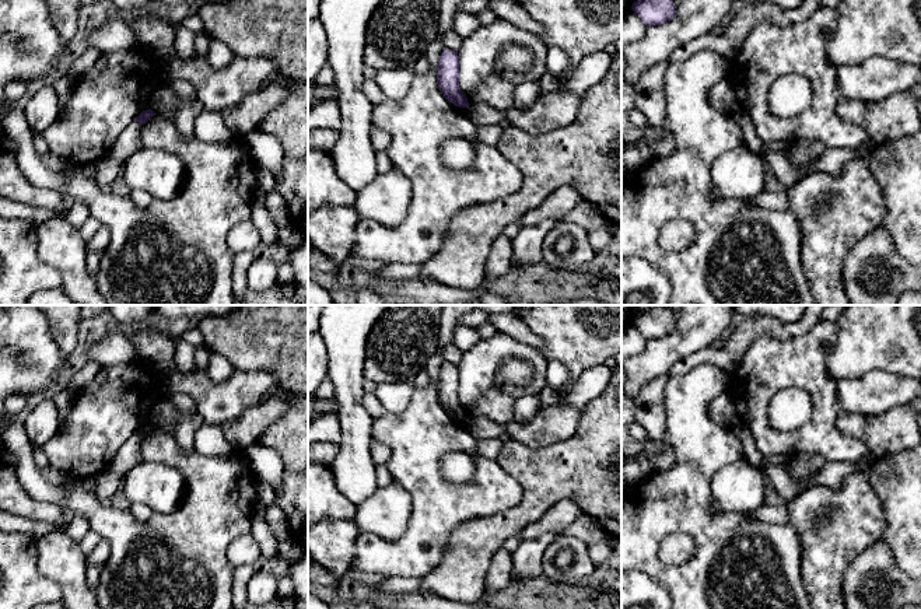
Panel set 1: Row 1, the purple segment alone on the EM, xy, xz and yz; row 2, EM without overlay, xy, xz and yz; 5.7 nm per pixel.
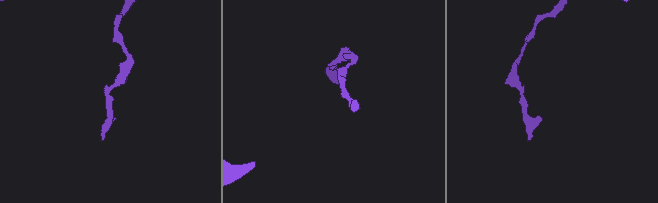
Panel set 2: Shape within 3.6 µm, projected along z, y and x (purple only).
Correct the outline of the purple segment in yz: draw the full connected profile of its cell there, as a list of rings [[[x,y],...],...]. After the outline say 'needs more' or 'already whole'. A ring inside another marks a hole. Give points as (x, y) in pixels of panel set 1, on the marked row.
[[[637,0],[631,10],[647,25],[661,25],[676,15],[673,0]]]; already whole

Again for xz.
[[[442,49],[438,62],[437,83],[444,97],[455,106],[469,105],[466,95],[459,87],[459,56],[458,52]]]; already whole

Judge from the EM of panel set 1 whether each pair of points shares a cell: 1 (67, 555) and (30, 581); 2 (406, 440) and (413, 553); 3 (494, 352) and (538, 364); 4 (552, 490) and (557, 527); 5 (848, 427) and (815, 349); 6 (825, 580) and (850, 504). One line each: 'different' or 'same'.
1: different
2: same
3: same
4: different
5: different
6: same

